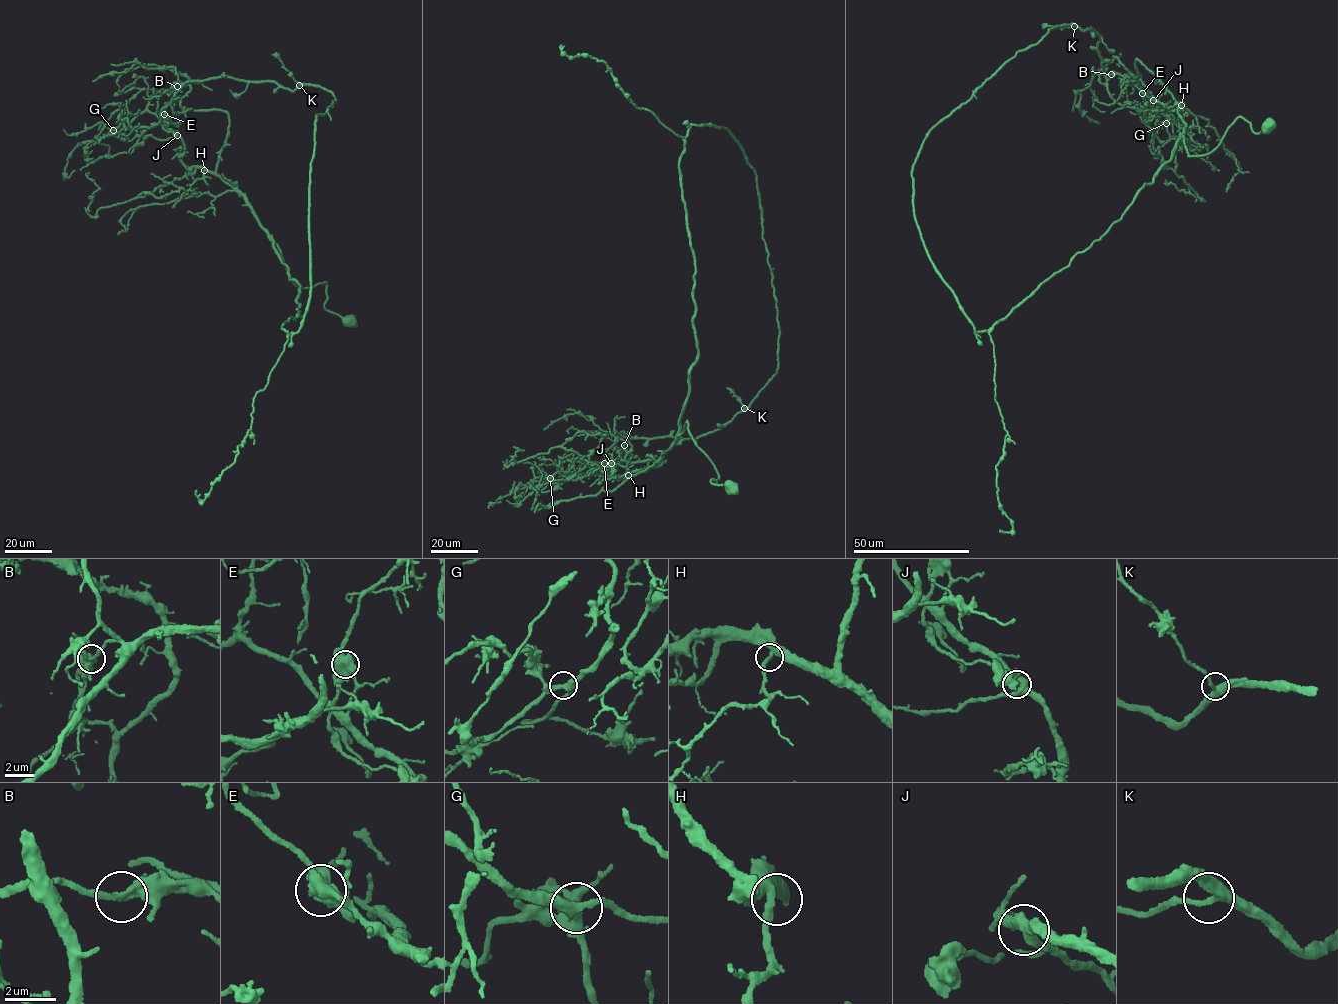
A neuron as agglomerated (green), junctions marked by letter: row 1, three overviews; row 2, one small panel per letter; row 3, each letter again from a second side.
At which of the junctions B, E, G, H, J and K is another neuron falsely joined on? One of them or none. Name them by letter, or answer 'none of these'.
E

